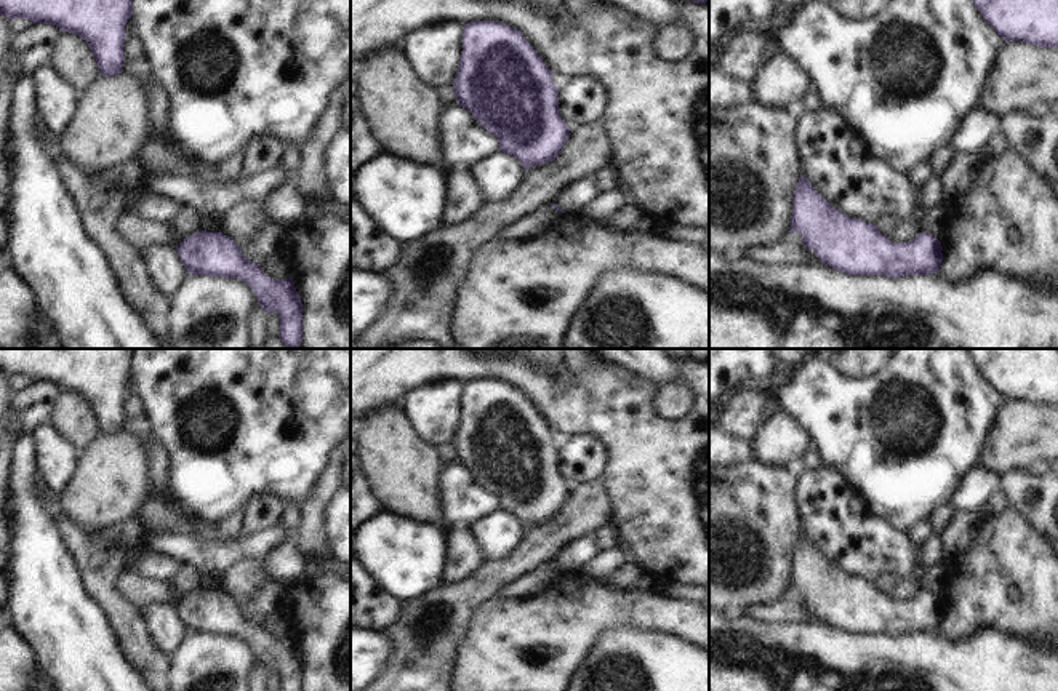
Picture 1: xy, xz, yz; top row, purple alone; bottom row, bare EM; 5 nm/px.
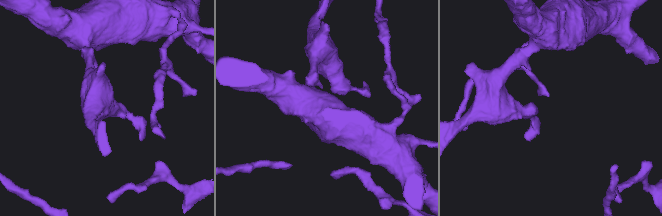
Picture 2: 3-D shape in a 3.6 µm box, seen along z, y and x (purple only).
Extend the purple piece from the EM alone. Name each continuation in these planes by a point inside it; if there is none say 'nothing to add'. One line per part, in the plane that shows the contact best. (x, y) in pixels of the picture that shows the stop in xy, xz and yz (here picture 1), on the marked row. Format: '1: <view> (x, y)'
nothing to add

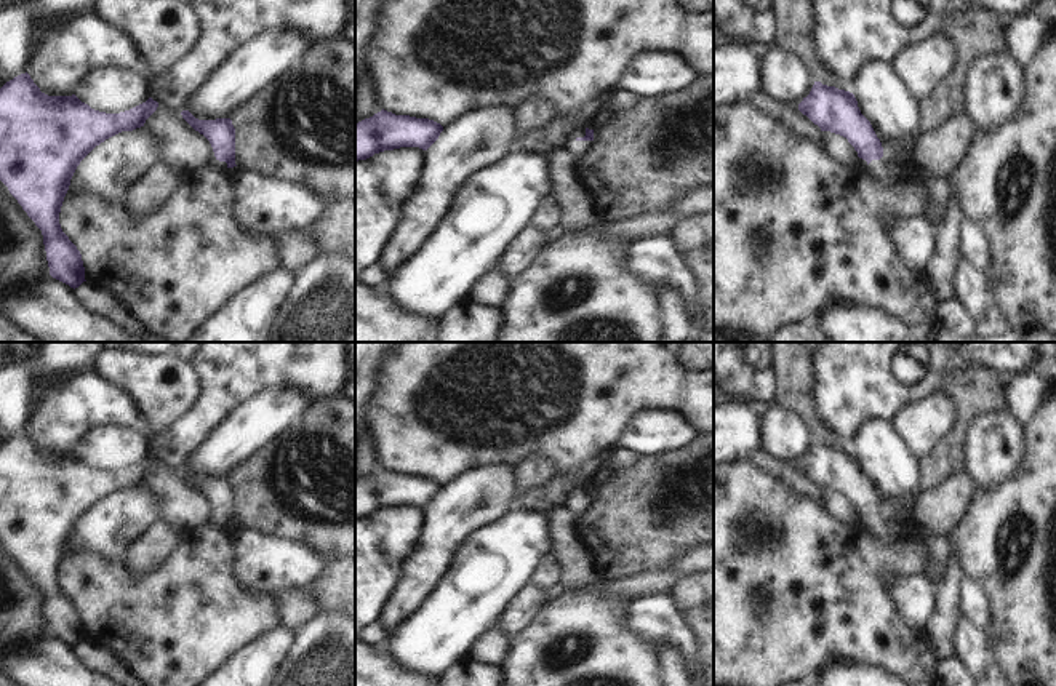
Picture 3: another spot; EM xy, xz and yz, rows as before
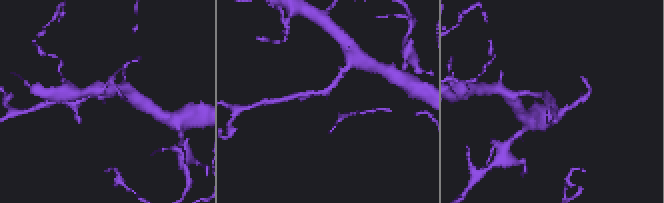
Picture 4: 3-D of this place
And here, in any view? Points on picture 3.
1: xz (578, 149)

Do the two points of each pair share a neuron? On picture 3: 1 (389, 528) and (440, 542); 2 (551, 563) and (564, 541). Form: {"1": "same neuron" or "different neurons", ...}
{"1": "different neurons", "2": "different neurons"}

